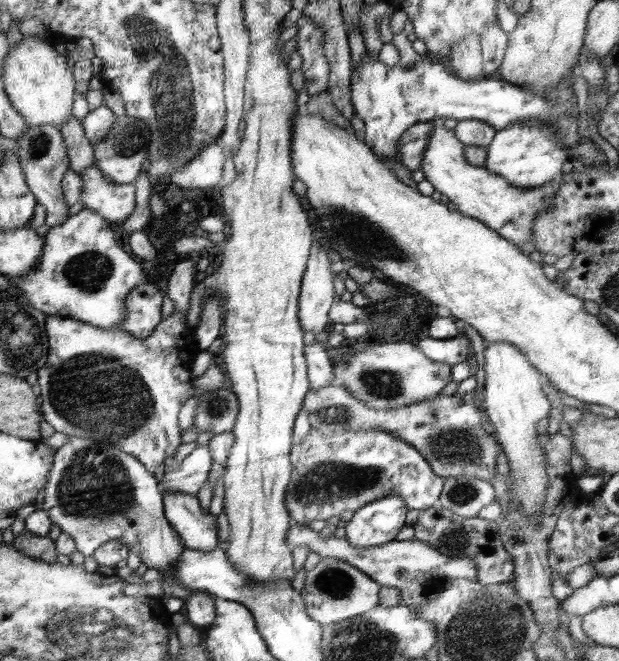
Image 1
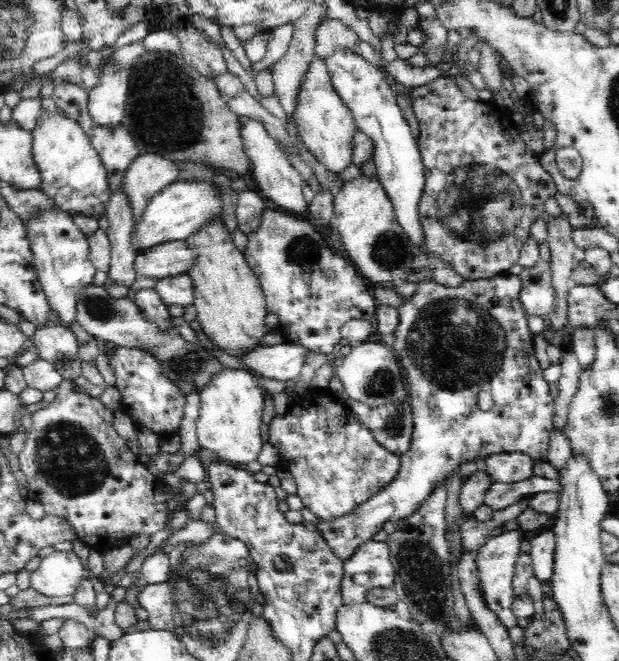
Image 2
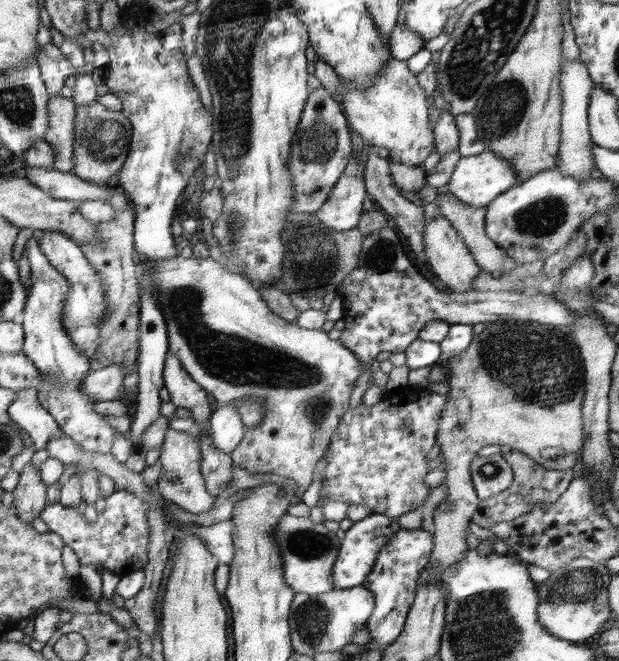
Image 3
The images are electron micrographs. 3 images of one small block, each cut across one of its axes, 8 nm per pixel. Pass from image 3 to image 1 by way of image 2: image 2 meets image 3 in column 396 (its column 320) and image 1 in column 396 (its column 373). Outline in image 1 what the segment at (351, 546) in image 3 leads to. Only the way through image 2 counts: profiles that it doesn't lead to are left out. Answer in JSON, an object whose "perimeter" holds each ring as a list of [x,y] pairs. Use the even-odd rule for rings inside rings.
{"perimeter":[[[398,496],[366,504],[347,522],[345,540],[358,549],[393,542],[400,530],[407,526],[407,512],[403,498]]]}

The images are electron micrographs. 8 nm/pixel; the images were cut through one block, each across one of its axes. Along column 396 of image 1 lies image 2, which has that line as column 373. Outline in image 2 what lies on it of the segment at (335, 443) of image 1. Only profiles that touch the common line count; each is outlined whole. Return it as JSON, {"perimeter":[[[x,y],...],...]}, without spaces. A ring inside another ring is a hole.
{"perimeter":[[[296,400],[284,414],[275,414],[270,419],[268,428],[267,442],[278,449],[282,466],[296,476],[297,496],[321,521],[332,521],[347,516],[372,496],[387,488],[400,470],[399,456],[378,444],[371,430],[362,424],[356,413],[344,412],[341,400],[330,404],[300,404]]]}

